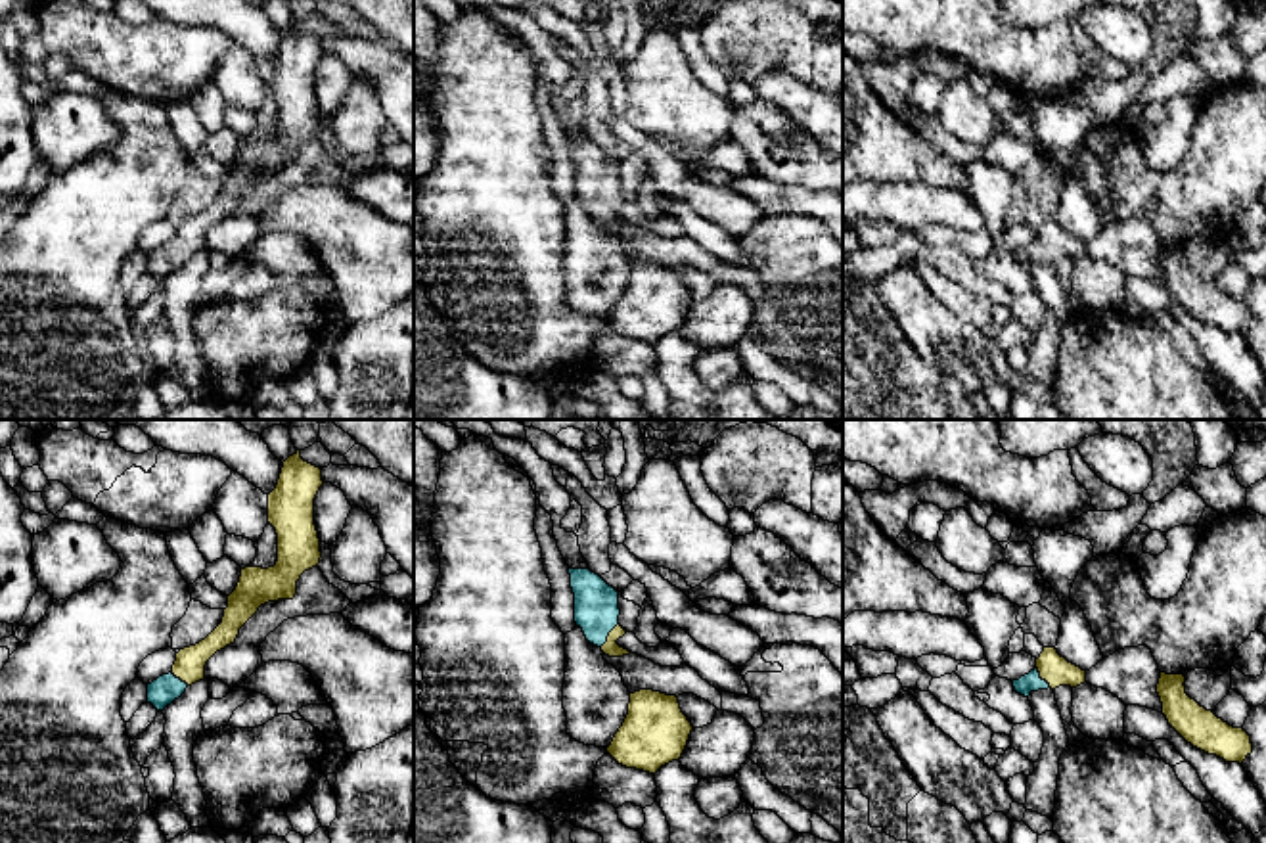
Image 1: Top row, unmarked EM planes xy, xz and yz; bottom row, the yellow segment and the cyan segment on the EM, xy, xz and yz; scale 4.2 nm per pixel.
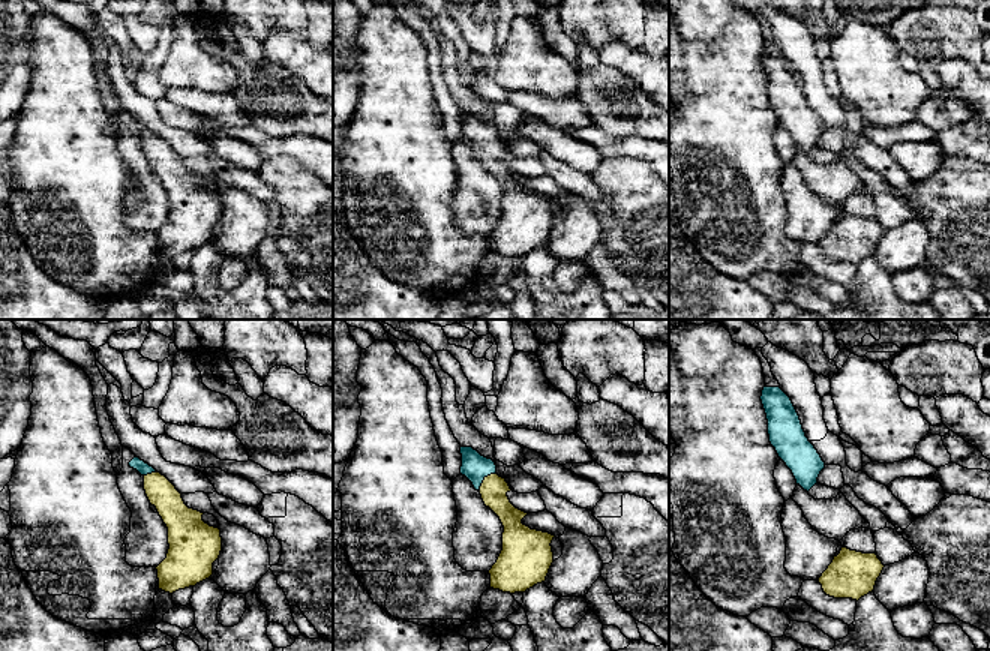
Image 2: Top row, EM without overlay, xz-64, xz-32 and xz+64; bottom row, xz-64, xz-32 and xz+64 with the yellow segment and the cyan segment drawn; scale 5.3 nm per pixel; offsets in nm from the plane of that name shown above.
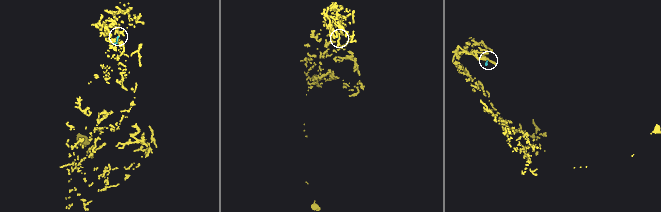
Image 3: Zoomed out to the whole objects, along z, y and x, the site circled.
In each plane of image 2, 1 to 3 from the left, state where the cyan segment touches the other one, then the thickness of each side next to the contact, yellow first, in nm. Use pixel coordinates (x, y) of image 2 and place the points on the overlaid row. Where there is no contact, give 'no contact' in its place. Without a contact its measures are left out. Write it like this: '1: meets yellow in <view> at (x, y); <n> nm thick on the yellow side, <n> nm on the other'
1: meets yellow in xz-64 at (152, 473); 160 nm thick on the yellow side, 70 nm on the other
2: meets yellow in xz-32 at (483, 480); 150 nm thick on the yellow side, 140 nm on the other
3: no contact

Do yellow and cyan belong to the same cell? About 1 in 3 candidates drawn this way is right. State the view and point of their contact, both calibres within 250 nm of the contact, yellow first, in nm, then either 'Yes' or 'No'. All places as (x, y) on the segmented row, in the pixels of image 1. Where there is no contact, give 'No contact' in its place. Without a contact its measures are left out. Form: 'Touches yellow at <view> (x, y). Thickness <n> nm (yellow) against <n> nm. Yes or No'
Touches yellow at xz (610, 635). Thickness 70 nm (yellow) against 190 nm. Yes

